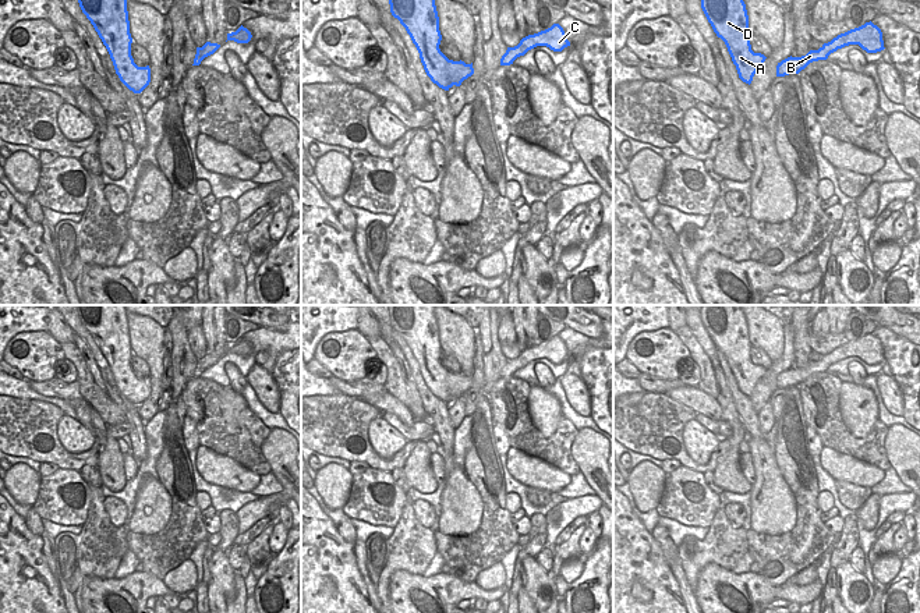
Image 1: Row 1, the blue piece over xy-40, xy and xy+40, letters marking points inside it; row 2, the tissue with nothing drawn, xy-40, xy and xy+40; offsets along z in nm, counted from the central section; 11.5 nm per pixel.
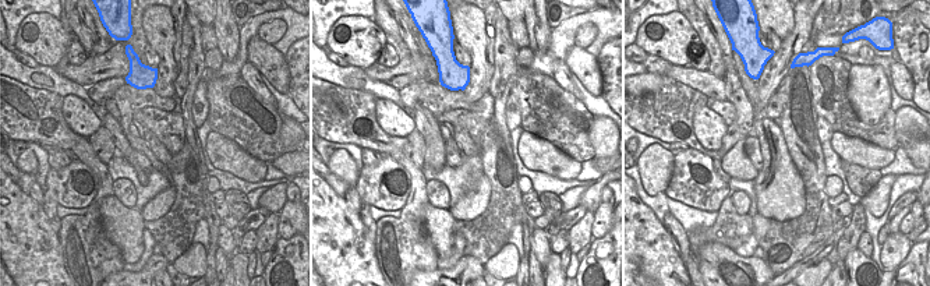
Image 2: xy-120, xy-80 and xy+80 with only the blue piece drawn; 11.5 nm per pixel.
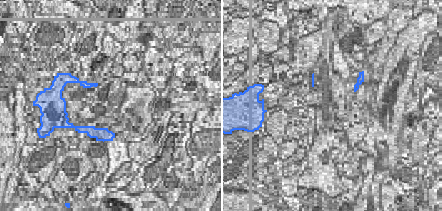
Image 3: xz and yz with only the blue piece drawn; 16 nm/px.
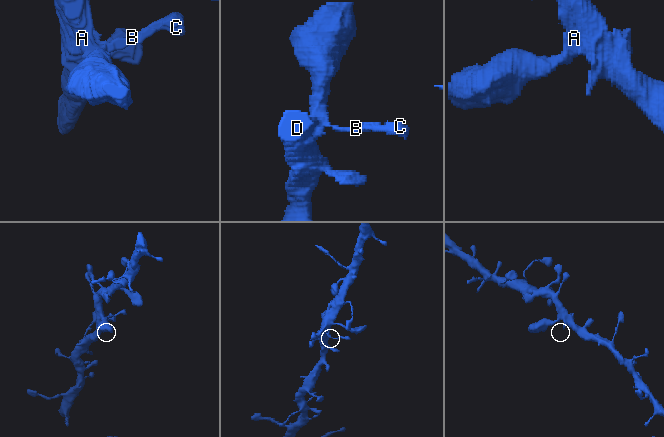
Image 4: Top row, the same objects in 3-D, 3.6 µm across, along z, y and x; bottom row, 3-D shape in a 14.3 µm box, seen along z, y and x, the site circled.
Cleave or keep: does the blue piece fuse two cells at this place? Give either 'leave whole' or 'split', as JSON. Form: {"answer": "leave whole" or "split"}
{"answer": "leave whole"}

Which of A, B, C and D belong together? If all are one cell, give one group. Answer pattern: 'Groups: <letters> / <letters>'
Groups: A B C D.

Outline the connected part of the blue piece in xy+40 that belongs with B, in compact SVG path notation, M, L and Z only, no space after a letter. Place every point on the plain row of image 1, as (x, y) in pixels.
M870 333L859 340L838 347L831 354L824 355L818 362L810 362L806 368L790 368L782 372L776 378L776 389L799 386L810 375L827 372L831 365L849 357L859 357L867 365L877 365L885 361L881 341Z

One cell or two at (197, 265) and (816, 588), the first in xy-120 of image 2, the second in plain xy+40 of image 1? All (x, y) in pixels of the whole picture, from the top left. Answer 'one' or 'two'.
two

